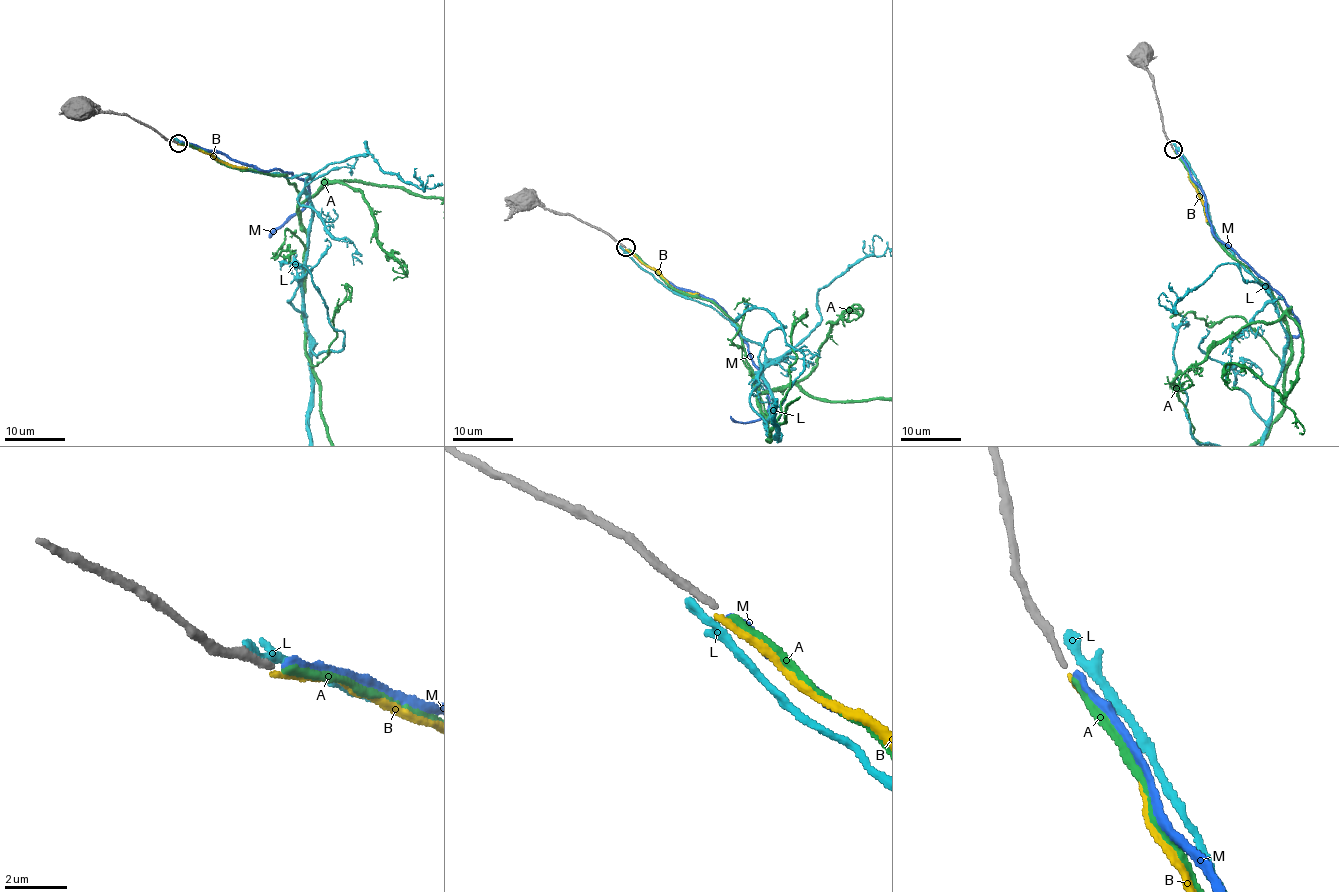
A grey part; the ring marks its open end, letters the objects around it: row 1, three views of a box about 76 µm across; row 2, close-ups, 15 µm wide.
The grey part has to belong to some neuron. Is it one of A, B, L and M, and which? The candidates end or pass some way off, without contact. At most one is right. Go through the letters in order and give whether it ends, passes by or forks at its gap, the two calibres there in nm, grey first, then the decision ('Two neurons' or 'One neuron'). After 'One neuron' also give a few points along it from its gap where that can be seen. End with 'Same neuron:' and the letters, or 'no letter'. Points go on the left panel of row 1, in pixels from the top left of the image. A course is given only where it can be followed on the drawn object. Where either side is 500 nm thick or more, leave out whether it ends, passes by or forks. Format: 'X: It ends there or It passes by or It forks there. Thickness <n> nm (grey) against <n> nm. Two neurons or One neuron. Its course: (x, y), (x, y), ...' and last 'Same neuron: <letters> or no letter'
A: It ends there. Thickness 200 nm (grey) against 220 nm. One neuron
B: It ends there. Thickness 200 nm (grey) against 180 nm. Two neurons
L: It ends there. Thickness 200 nm (grey) against 400 nm. Two neurons
M: It ends there. Thickness 200 nm (grey) against 260 nm. Two neurons
Same neuron: A

